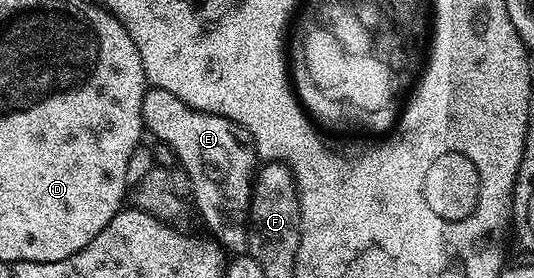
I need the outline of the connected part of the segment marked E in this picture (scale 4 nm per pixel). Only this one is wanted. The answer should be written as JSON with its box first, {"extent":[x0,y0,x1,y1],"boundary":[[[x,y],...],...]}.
{"extent":[142,86,258,252],"boundary":[[[149,86],[142,97],[142,121],[149,136],[152,134],[158,142],[165,143],[184,162],[196,207],[208,226],[207,234],[225,252],[247,252],[249,207],[258,170],[256,146],[250,133],[226,117],[202,113],[174,97],[174,93],[153,86]]]}

